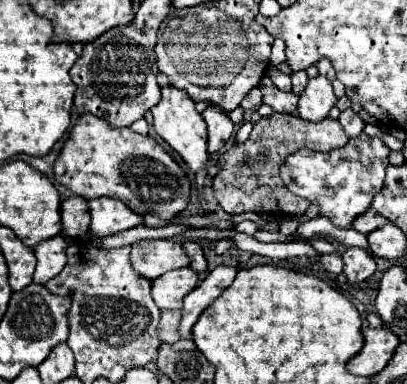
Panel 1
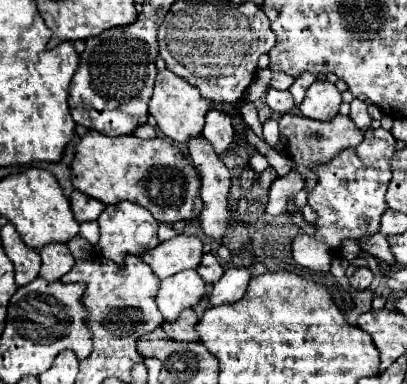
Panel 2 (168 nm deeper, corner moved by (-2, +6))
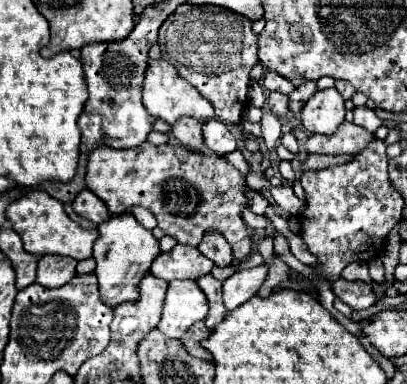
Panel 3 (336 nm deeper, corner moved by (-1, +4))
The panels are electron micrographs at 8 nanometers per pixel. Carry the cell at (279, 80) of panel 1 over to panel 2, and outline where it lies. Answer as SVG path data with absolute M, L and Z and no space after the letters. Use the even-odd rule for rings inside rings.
M274 72L270 86L272 86L272 88L278 88L278 90L288 90L288 88L292 86L292 82L294 82L292 76L288 76L288 74L284 74L284 72Z

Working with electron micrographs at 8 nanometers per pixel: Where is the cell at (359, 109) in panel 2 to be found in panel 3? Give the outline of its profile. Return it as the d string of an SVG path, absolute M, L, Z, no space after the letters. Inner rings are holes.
M359 106L359 108L355 108L353 110L353 116L355 116L355 124L359 124L359 126L363 126L365 130L369 130L369 132L375 132L381 124L383 124L383 120L373 112L373 110L369 110L367 106Z

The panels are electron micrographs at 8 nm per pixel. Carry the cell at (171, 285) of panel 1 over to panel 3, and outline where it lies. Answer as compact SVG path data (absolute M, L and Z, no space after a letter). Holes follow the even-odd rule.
M175 280L167 288L167 298L163 306L163 316L159 330L167 338L181 340L181 336L199 320L205 320L209 314L209 302L197 282Z

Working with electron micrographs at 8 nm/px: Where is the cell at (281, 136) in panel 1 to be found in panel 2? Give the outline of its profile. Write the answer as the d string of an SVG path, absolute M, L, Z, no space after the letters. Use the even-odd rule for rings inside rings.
M282 114L278 122L280 122L280 136L282 136L282 142L286 146L288 158L294 162L292 172L298 172L304 178L304 182L306 182L304 190L308 194L316 186L316 176L310 172L310 164L312 162L328 162L340 150L344 150L348 146L358 146L364 138L364 132L358 130L354 126L354 122L348 116L342 116L342 114L336 114L332 120L326 120L326 122L304 118L300 114Z

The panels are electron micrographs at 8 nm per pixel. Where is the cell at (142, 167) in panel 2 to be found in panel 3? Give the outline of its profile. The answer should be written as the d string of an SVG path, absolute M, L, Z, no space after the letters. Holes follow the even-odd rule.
M143 142L141 146L129 148L129 150L113 150L109 146L99 146L89 156L85 182L87 182L87 188L107 204L113 216L123 214L131 206L149 208L155 214L159 228L165 234L173 236L179 244L199 246L201 238L207 232L219 232L231 244L235 260L239 262L245 260L253 250L253 240L243 220L243 210L247 206L247 196L243 190L245 176L235 166L231 166L223 156L209 156L209 154L191 150L189 146L183 146L183 144L153 146L149 142Z

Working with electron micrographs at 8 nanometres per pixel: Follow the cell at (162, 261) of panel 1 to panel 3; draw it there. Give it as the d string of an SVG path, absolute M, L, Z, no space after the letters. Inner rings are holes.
M177 244L171 252L161 252L151 266L151 274L161 280L199 280L203 274L211 274L213 262L203 258L197 248Z

